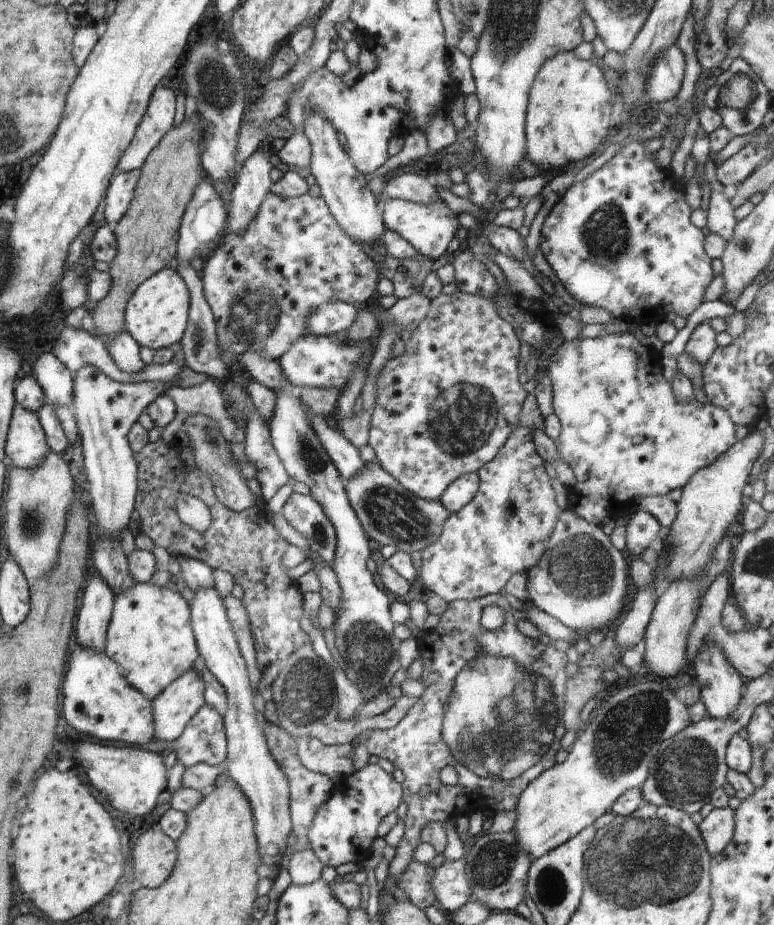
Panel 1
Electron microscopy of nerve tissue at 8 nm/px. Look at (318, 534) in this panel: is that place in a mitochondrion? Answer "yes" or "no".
yes

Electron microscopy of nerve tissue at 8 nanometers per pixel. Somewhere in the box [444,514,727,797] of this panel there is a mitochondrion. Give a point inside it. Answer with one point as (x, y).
(630, 725)

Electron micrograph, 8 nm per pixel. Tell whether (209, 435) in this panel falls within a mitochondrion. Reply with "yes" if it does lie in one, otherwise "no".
yes

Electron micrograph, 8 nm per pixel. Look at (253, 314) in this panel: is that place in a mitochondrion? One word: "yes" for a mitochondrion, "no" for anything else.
yes

